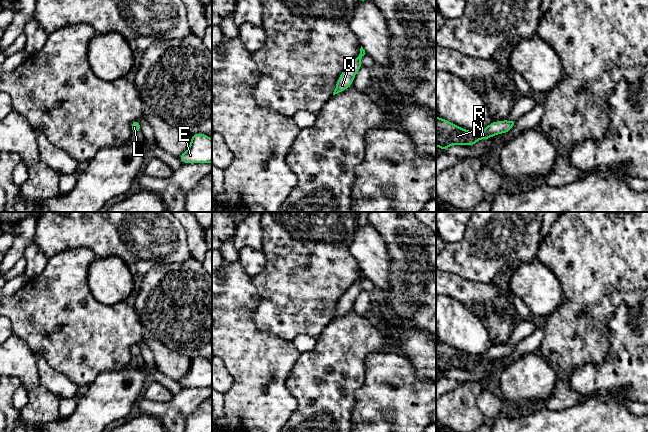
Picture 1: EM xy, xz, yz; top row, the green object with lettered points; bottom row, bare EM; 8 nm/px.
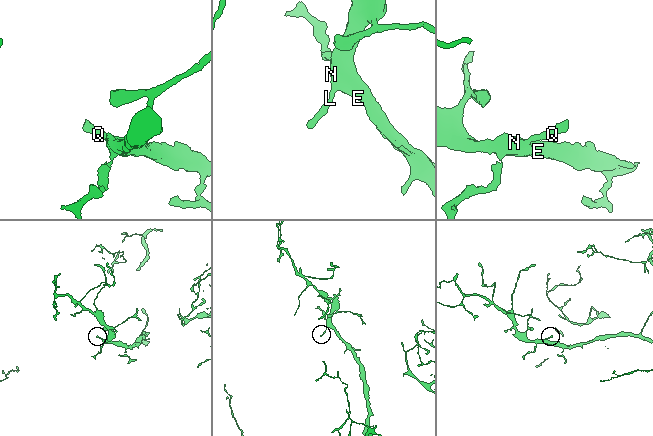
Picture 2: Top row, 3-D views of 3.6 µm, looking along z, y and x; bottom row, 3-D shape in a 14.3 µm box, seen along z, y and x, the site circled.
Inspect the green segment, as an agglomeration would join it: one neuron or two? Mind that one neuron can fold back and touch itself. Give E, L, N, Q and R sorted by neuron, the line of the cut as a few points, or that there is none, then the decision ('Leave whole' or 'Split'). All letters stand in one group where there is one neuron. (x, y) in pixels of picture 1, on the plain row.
Groups: E L N Q R. No split. Leave whole

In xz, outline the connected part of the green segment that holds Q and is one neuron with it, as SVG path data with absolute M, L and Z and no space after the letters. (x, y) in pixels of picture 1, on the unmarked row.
M361 270L359 279L356 283L354 283L347 292L341 297L338 302L335 314L333 319L338 318L347 312L349 312L353 308L353 304L355 302L356 297L362 291L361 282L365 279L365 274Z

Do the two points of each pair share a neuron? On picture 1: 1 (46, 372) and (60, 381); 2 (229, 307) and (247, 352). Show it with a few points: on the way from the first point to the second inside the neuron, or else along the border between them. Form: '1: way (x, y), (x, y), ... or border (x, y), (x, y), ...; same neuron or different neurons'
1: way (49, 375), (57, 381); same neuron
2: way (229, 318), (229, 331), (237, 341); same neuron

